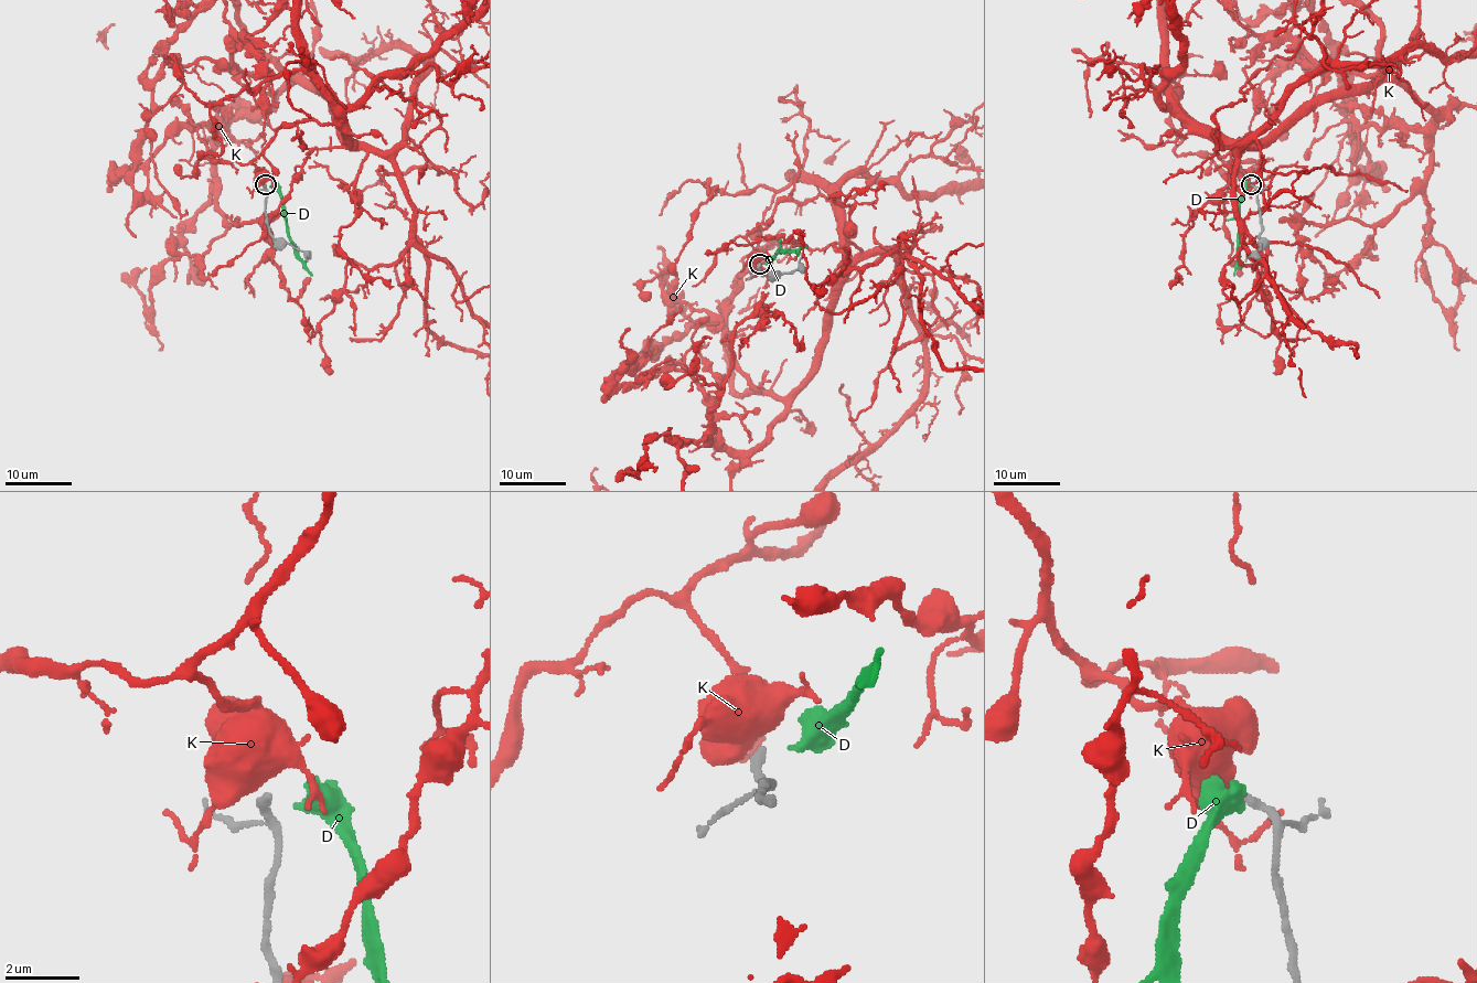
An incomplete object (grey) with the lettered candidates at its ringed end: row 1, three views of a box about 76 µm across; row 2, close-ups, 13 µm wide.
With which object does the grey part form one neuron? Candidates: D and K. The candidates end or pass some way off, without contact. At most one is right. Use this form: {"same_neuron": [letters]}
{"same_neuron": []}

